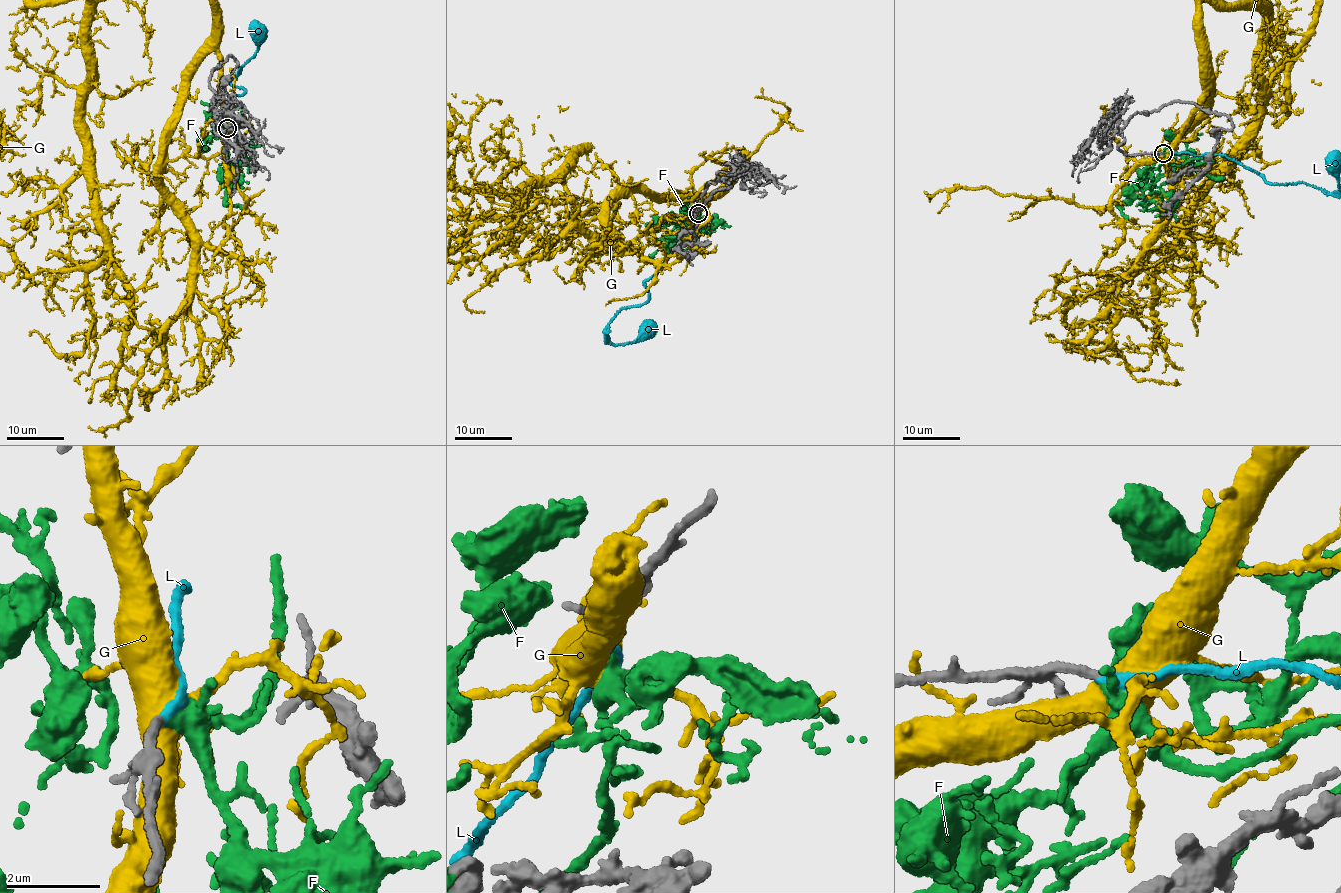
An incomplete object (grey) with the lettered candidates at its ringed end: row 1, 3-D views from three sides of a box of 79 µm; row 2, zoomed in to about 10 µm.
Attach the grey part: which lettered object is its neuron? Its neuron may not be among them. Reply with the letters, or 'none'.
L

